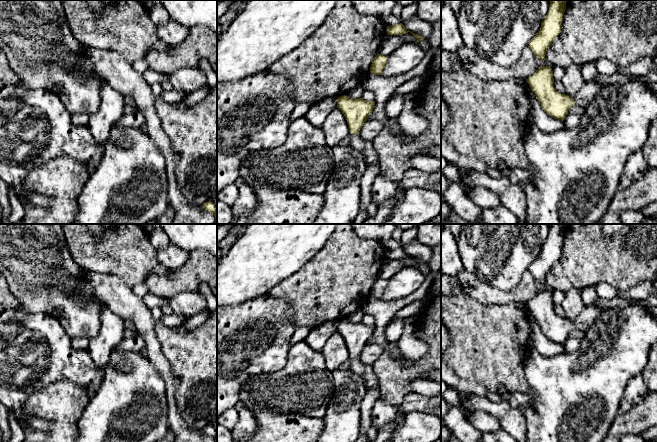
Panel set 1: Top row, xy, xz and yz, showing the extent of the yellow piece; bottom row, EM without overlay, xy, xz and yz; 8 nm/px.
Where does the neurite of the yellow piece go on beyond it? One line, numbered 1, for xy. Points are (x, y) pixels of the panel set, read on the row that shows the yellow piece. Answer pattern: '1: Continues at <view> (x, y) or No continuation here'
1: No continuation here

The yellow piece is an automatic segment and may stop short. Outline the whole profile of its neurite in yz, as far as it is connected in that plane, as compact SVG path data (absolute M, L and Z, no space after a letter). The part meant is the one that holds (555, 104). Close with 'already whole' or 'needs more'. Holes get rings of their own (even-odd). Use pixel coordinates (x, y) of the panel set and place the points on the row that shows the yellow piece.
M541 66L526 81L544 112L561 121L564 120L572 106L586 108L603 87L603 84L584 83L573 98L561 94L554 88L553 71L549 66Z | needs more

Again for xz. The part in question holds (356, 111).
M347 95L338 97L337 108L344 114L349 126L350 146L364 155L364 140L359 136L359 131L367 121L367 117L374 109L375 101L363 98L353 99Z | needs more

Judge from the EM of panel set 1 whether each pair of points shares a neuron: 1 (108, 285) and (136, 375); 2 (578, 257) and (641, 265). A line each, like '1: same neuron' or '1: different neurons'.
1: different neurons
2: same neuron

